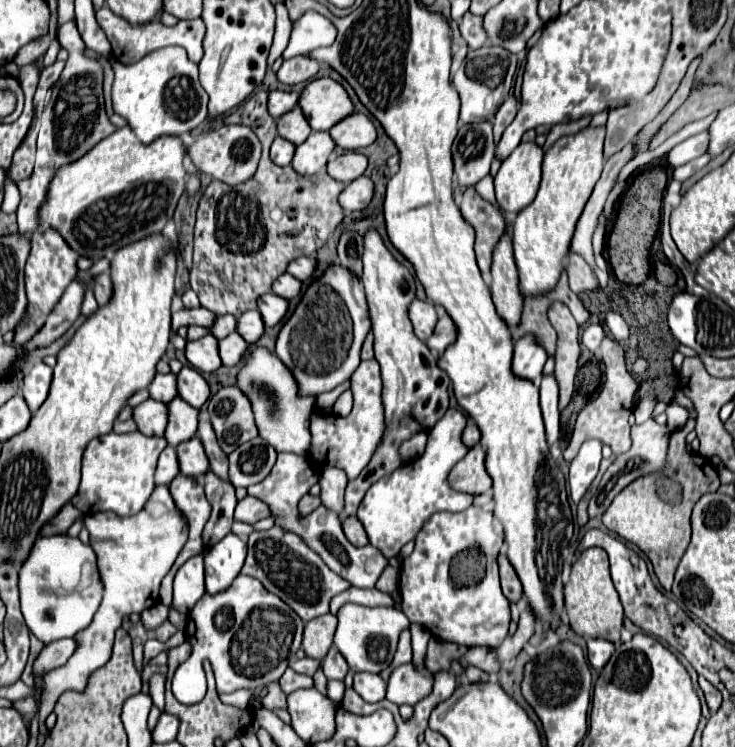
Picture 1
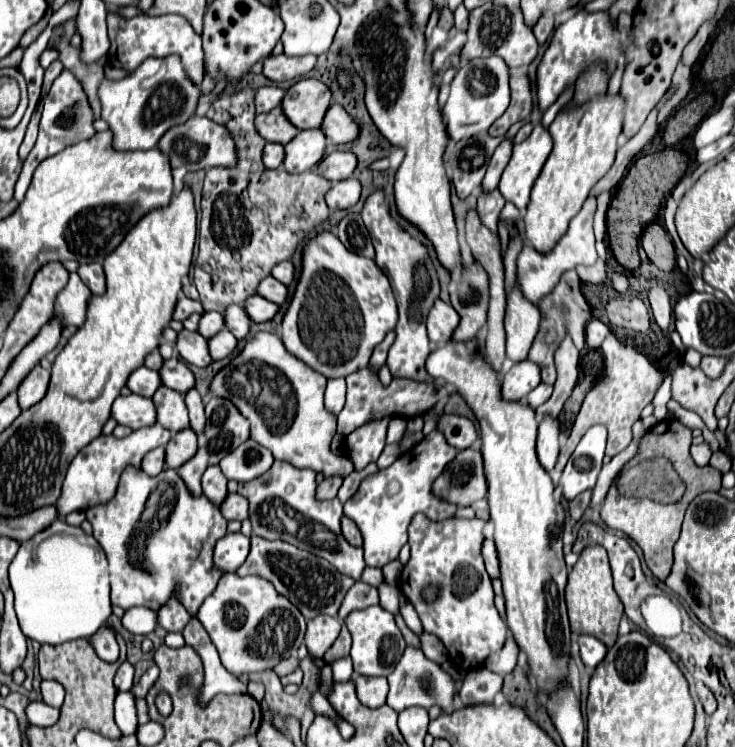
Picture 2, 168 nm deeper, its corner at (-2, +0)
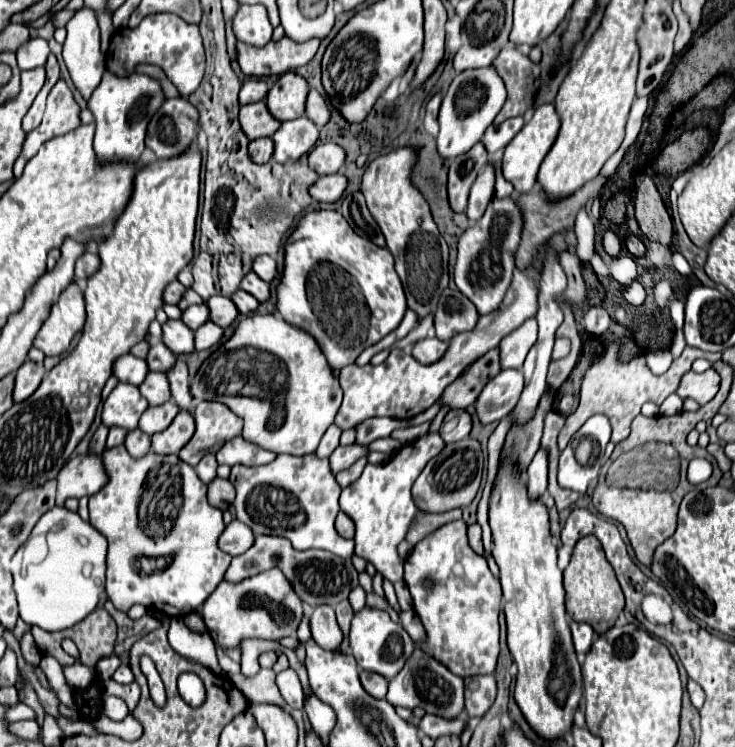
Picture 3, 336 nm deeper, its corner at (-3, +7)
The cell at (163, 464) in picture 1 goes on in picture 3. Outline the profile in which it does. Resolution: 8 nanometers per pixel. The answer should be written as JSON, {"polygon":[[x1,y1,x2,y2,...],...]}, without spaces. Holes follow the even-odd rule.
{"polygon":[[141,429,127,431,123,445,125,445,125,449,129,451,129,455,133,455,133,457,141,457,141,455,145,455,147,451,151,451,151,447,149,447,149,435,143,433]]}

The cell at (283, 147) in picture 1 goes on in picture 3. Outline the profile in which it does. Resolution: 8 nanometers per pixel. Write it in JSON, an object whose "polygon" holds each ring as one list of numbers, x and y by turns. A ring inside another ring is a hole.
{"polygon":[[269,137,263,139,253,139,249,143,249,157,253,163,267,163,273,155,273,141]]}

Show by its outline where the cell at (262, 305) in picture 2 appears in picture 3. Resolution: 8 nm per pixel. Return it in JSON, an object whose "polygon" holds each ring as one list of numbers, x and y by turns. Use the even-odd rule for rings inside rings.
{"polygon":[[237,289,237,291,231,295,231,299,233,299,237,311,243,313,243,315,249,315,249,313,253,313,253,311,259,307,257,299,253,299,251,295,247,295,247,293,241,291,241,289]]}

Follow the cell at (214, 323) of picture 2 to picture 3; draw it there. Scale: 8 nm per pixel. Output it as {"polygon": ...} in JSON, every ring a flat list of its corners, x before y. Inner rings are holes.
{"polygon":[[201,303,201,305,189,305,189,307,183,311,181,321,183,321,189,329,193,329,193,331,195,331,197,327,201,327,201,323,209,321,209,315,207,315,207,307,205,307,205,303]]}

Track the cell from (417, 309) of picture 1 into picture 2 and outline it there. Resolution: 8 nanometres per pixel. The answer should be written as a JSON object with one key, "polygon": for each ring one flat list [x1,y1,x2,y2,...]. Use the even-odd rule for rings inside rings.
{"polygon":[[436,300,428,312,428,318,426,318,428,338,432,342,448,342,452,330,456,328,456,322,458,322,456,310,452,310,450,304]]}

